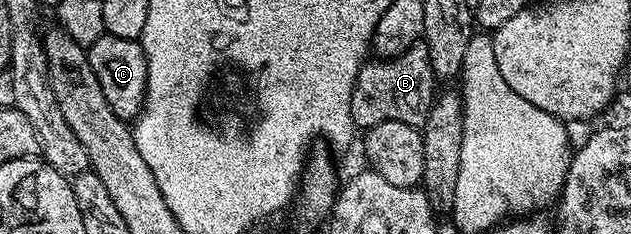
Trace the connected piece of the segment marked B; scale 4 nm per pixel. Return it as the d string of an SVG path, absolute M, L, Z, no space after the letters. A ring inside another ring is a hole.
M424 42L414 44L407 53L394 59L366 62L351 88L349 116L353 118L354 128L368 129L383 125L383 121L403 121L403 125L424 127L429 110L433 108L433 86L433 70Z

